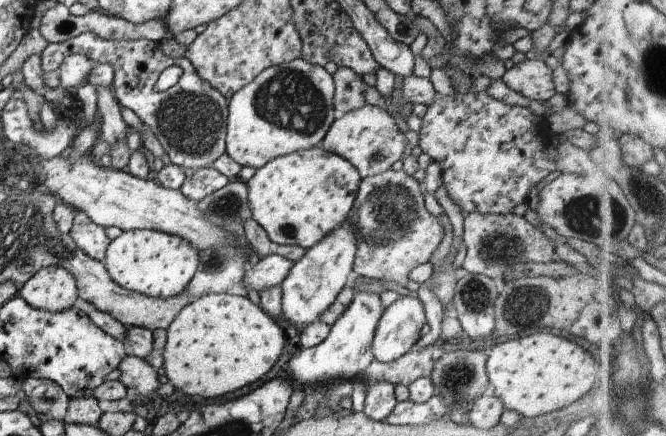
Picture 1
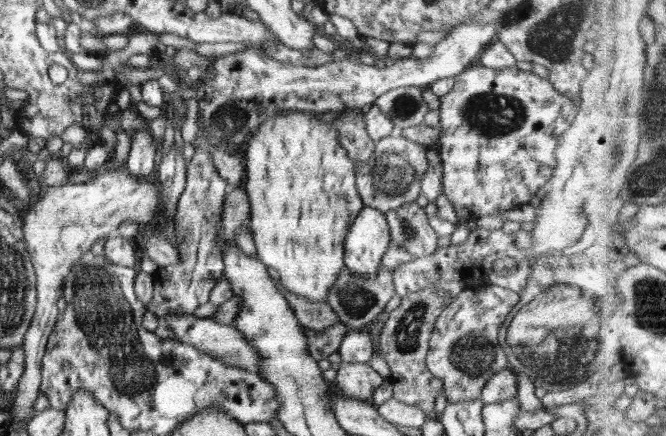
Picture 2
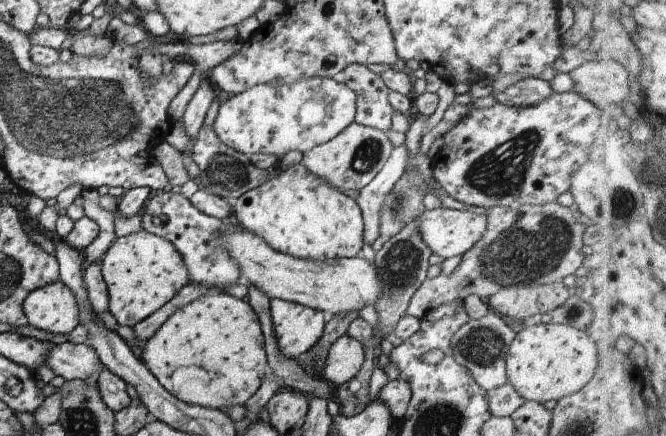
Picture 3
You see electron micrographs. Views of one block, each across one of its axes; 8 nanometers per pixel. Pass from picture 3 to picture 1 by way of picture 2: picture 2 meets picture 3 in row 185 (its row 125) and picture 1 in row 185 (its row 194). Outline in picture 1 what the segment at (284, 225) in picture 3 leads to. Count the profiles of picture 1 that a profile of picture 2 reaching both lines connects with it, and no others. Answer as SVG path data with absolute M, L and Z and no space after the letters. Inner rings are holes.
M321 144L297 150L275 158L262 168L256 169L256 173L247 182L251 216L264 228L275 245L296 244L308 250L348 219L348 212L352 210L361 180L361 174L350 162L328 152Z

